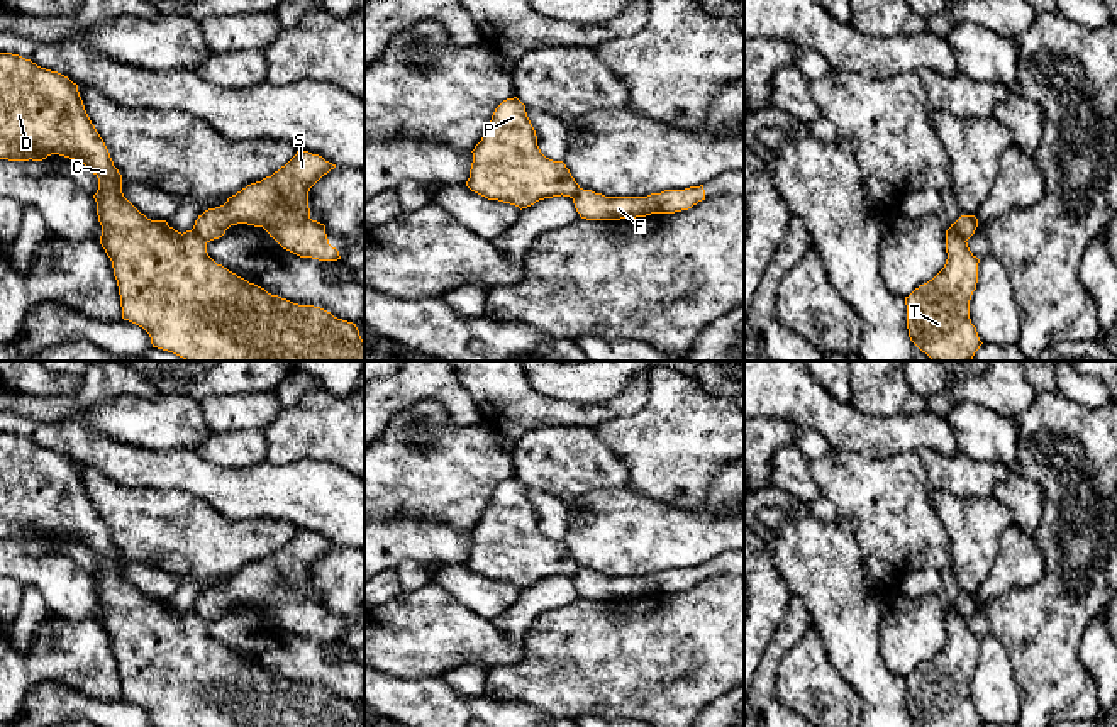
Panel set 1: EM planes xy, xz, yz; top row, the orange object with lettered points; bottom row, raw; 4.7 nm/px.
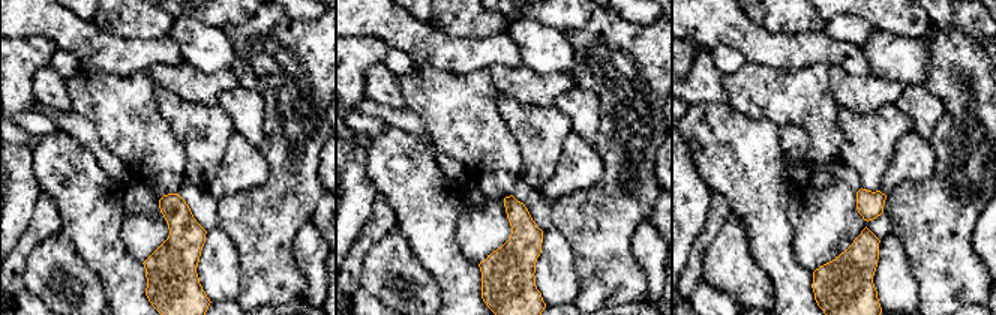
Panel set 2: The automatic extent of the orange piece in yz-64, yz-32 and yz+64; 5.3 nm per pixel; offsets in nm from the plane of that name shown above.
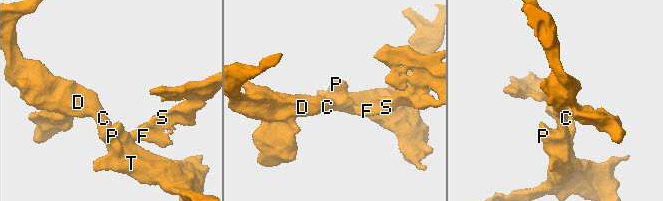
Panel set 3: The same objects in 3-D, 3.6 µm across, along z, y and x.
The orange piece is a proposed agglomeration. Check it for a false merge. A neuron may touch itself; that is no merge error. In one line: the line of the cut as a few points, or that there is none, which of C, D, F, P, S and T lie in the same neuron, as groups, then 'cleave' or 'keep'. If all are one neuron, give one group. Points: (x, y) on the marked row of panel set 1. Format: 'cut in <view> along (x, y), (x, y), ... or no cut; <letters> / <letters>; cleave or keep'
cut in yz along (951, 226), (966, 239); C D P T / F S; cleave

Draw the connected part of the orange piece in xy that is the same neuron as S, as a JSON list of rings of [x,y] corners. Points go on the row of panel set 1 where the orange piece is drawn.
[[[297,154],[271,176],[251,183],[229,197],[220,207],[208,208],[195,220],[193,230],[210,242],[231,225],[263,227],[283,249],[319,261],[341,259],[329,244],[325,225],[310,219],[308,191],[336,164],[319,154]]]

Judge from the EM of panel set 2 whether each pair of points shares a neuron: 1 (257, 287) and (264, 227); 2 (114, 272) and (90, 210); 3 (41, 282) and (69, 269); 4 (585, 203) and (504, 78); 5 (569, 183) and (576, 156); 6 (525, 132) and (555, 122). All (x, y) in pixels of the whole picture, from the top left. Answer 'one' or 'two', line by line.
1: one
2: one
3: one
4: two
5: one
6: one

